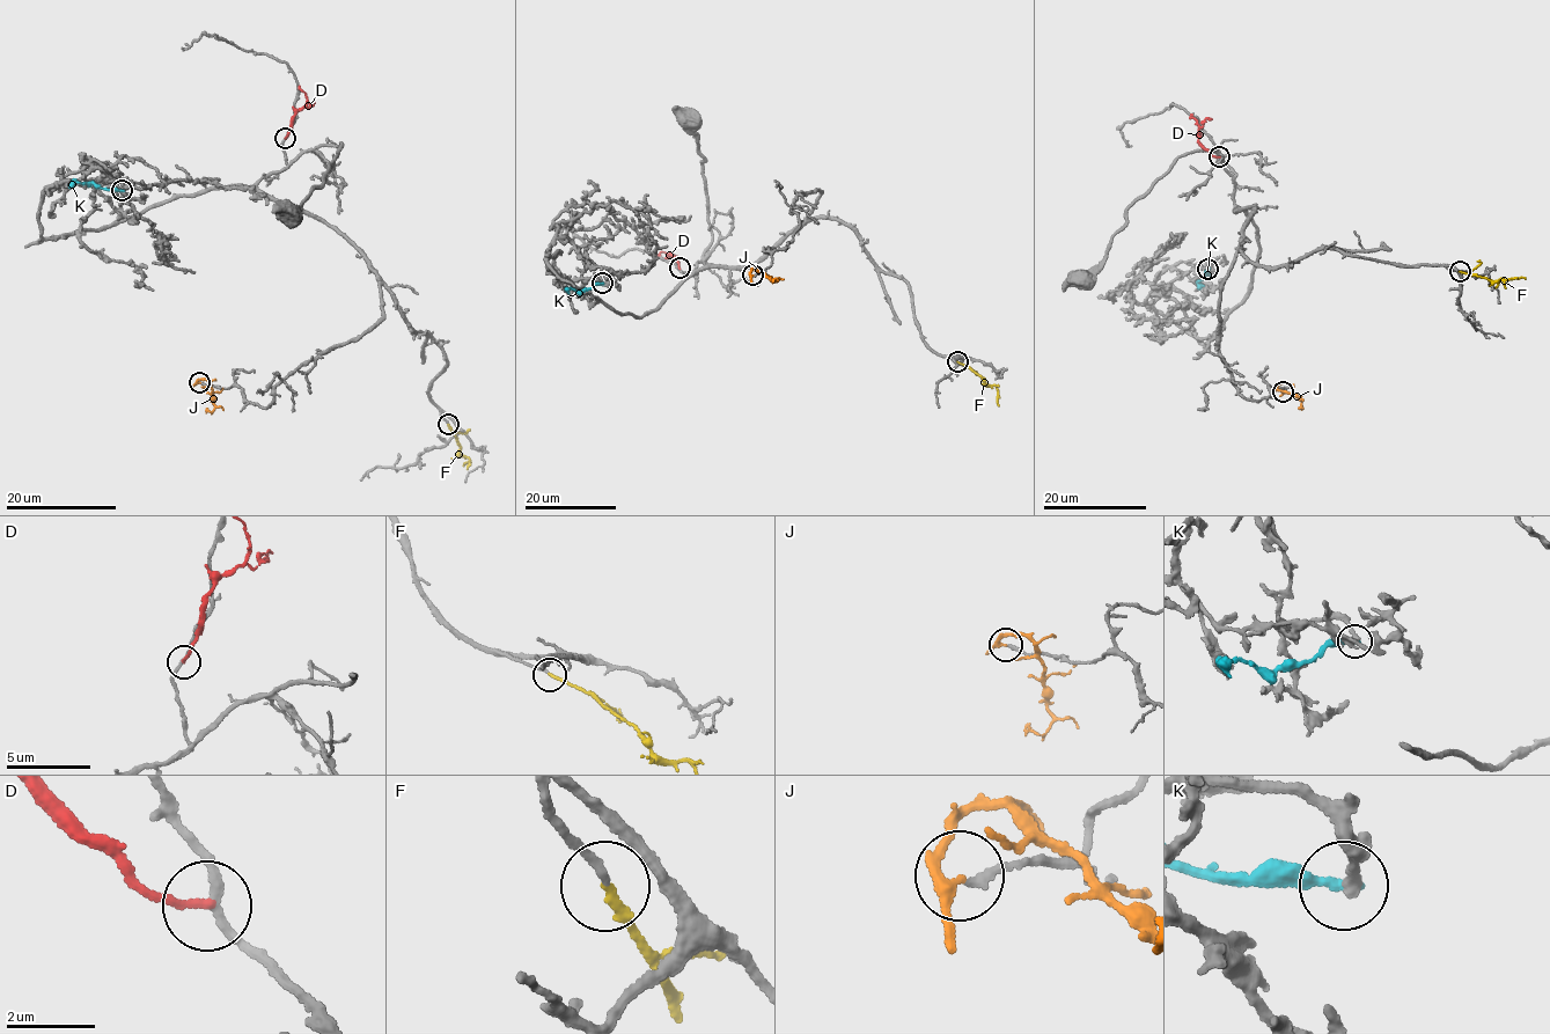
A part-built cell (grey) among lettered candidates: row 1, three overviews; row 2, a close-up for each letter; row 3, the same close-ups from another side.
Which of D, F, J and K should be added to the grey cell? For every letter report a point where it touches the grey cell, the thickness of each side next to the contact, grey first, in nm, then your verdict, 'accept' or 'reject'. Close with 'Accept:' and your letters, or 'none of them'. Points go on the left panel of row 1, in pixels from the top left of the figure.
D: meets grey at (285, 138); 190 nm thick on the grey side, 180 nm on the other; reject
F: meets grey at (448, 424); 160 nm thick on the grey side, 200 nm on the other; accept
J: meets grey at (199, 382); 180 nm thick on the grey side, 220 nm on the other; reject
K: meets grey at (122, 190); 220 nm thick on the grey side, 280 nm on the other; reject
Accept: F

